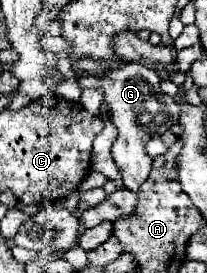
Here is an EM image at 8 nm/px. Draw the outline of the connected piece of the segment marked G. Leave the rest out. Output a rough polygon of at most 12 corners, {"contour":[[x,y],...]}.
{"contour":[[128,62],[104,90],[118,128],[112,158],[138,194],[152,166],[146,142],[178,124],[180,106],[158,74]]}

